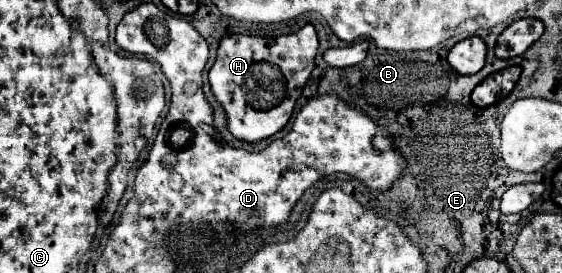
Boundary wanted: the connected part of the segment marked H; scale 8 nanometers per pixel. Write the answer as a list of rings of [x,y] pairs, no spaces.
[[[311,23],[301,27],[297,33],[281,35],[281,37],[273,37],[273,39],[241,35],[241,33],[225,35],[219,43],[217,59],[215,59],[213,67],[209,69],[209,83],[211,83],[211,89],[217,97],[217,101],[227,111],[229,131],[237,139],[243,139],[249,143],[255,143],[255,141],[261,141],[265,137],[279,133],[291,119],[295,103],[303,91],[303,85],[315,67],[315,53],[317,53],[317,33]]]

